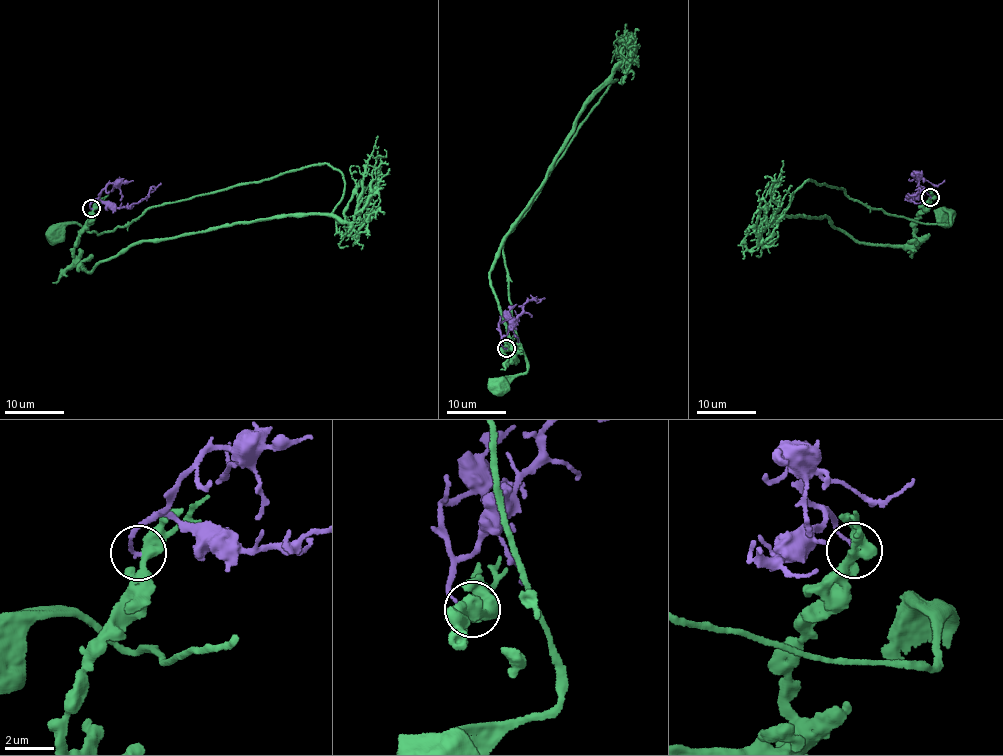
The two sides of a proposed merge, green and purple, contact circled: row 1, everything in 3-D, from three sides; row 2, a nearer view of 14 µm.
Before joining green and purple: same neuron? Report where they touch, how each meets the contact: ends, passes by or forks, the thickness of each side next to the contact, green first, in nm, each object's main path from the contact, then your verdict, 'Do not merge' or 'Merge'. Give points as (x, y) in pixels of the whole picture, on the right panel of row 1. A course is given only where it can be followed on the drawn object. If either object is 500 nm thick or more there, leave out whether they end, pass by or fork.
Place: (930, 197). At the ring green passes by. At the ring purple ends. Thickness 440 nm (green) against 120 nm. Course of green: (930, 198), (913, 244), (859, 243), (826, 216), (774, 224), (808, 178), (892, 215), (941, 215). Course of purple: (930, 197), (924, 188), (916, 191), (911, 200), (908, 197), (925, 188). Do not merge

